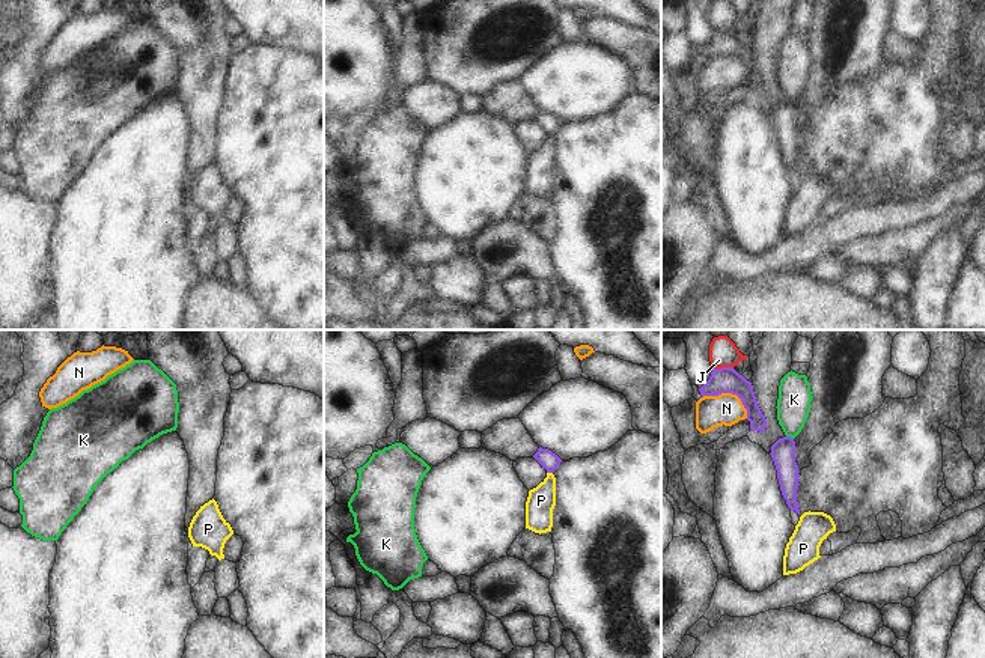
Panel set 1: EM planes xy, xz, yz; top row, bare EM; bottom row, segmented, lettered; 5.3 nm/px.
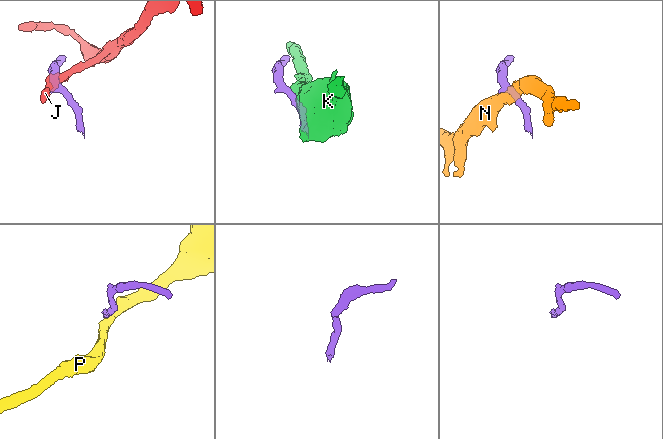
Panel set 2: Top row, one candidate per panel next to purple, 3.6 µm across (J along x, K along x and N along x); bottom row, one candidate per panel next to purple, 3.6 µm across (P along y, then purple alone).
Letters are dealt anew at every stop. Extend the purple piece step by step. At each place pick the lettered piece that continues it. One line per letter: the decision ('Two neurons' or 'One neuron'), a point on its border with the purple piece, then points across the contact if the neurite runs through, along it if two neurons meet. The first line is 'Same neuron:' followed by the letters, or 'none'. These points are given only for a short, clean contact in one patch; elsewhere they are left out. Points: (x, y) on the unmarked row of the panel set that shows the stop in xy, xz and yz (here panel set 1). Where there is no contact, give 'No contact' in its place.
Same neuron: none
J: Two neurons. Touches purple at yz (723, 30). Boundary: yz (732, 29), (714, 32)
K: Two neurons. Touches purple at yz (789, 100). Boundary: yz (786, 98), (792, 101)
N: Two neurons. Touches purple at yz (731, 54). Boundary: yz (702, 59), (734, 56), (746, 73), (747, 80)
P: Two neurons. Touches purple at xz (550, 134).

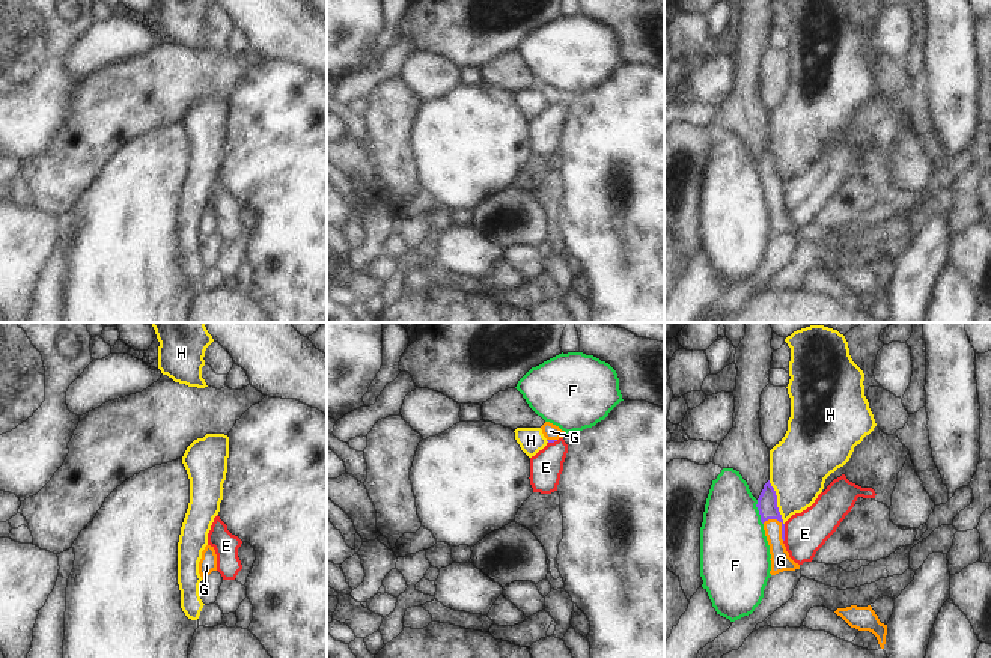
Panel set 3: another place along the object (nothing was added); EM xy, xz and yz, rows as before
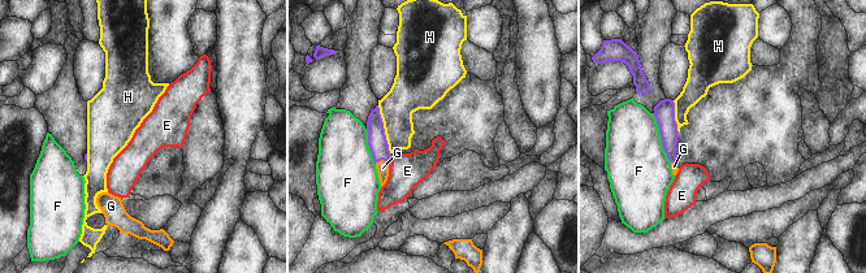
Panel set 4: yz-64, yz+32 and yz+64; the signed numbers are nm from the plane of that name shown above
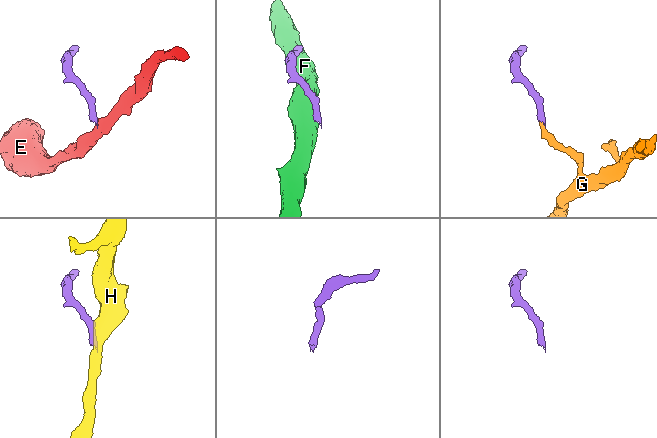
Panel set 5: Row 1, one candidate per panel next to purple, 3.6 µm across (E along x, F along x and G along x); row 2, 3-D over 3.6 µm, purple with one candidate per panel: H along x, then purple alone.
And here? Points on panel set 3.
Same neuron: G
E: Two neurons. Touches purple at yz (783, 196)
F: Two neurons. Touches purple at yz (759, 175)
G: One neuron. Touches purple at yz (779, 184). Path across: yz (767, 166), (768, 173), (779, 184), (777, 214), (780, 223)
H: Two neurons. Touches purple at yz (776, 166). Boundary: yz (768, 143), (783, 187).

